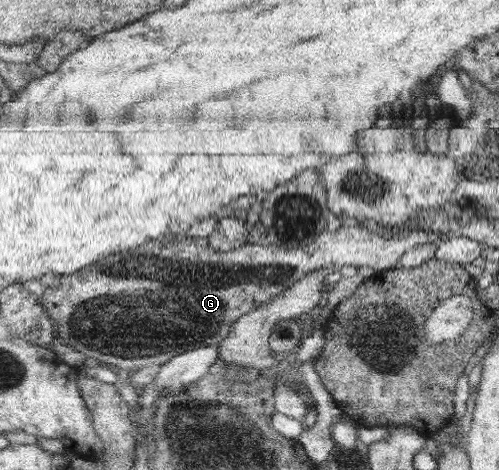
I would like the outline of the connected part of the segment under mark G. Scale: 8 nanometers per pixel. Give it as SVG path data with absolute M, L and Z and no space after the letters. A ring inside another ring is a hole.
M358 224L348 229L326 229L326 233L322 233L306 247L247 244L224 253L214 249L209 238L187 237L183 232L181 235L172 234L150 240L138 249L108 257L102 265L102 277L110 281L82 277L84 269L81 269L72 275L60 277L59 281L49 281L49 286L39 297L42 298L42 306L53 319L58 340L79 351L81 356L93 357L109 367L114 365L121 372L130 373L148 365L161 366L173 357L193 349L220 346L240 317L268 303L273 297L304 279L308 273L322 270L330 264L338 268L354 266L357 269L367 266L374 271L386 270L393 268L405 252L424 243L437 244L442 239L443 236L438 232L432 234L420 228L406 229L403 233L374 233L370 247L368 226Z

